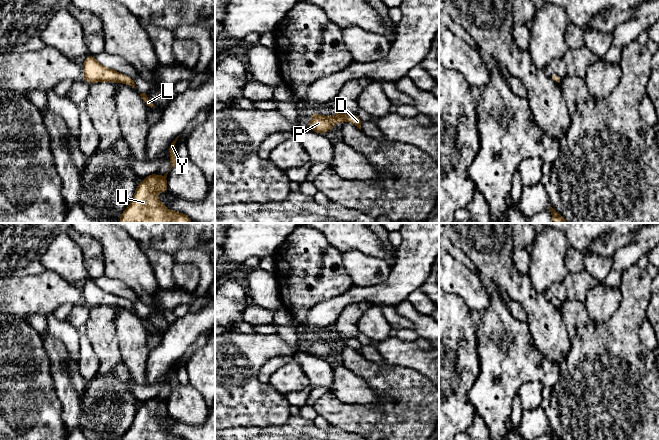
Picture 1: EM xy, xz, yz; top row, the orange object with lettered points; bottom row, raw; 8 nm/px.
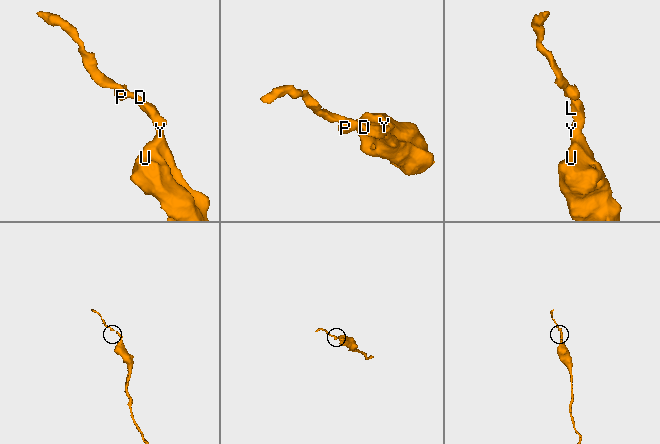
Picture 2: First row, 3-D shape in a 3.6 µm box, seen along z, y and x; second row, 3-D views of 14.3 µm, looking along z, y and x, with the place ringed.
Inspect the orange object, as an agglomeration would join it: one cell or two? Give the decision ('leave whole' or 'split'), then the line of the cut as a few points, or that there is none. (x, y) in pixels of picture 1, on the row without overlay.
leave whole | no cut

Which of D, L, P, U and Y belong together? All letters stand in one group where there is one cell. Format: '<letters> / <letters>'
D L P U Y

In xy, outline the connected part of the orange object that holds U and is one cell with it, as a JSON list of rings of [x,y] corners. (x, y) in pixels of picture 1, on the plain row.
[[[168,396],[164,400],[158,400],[157,398],[147,400],[136,411],[132,426],[127,430],[121,440],[187,440],[167,433],[156,420],[157,417],[168,414],[166,406],[167,398]]]

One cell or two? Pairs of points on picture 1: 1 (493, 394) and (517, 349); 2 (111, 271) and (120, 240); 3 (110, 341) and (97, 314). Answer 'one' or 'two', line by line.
1: one
2: one
3: one

